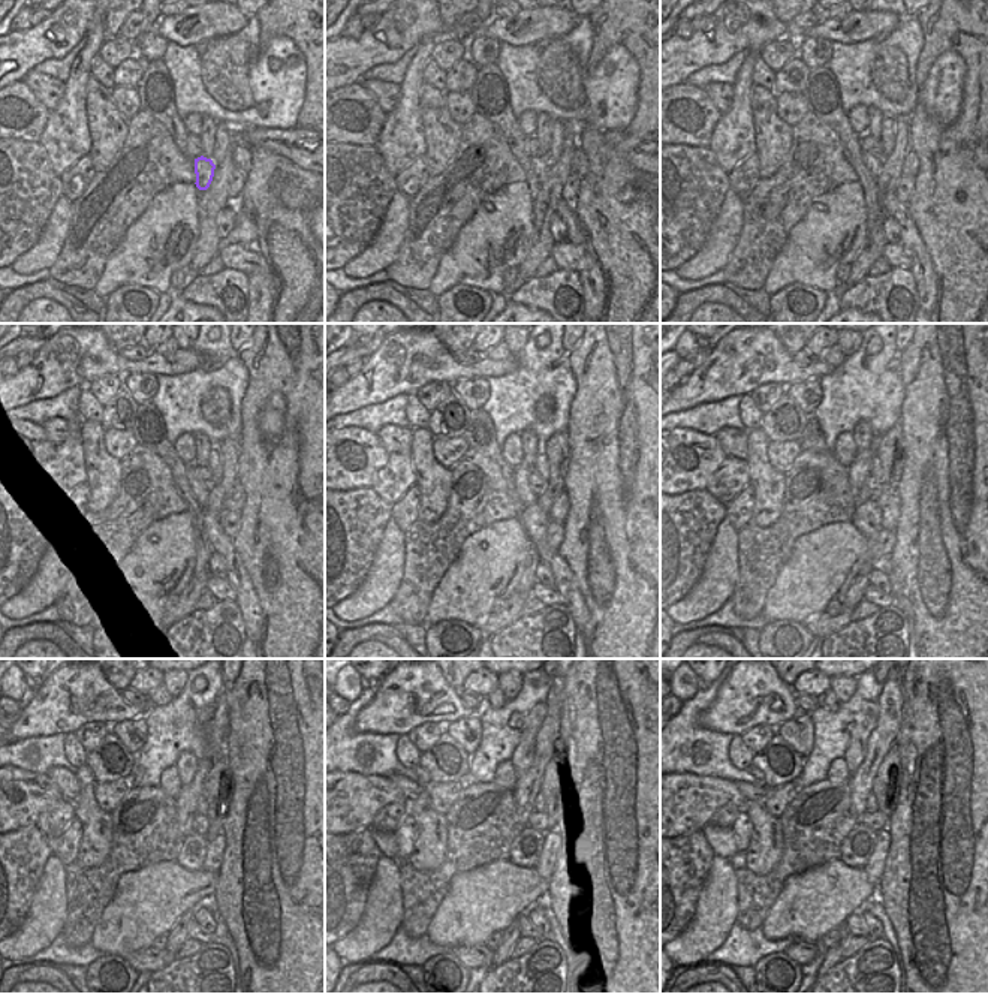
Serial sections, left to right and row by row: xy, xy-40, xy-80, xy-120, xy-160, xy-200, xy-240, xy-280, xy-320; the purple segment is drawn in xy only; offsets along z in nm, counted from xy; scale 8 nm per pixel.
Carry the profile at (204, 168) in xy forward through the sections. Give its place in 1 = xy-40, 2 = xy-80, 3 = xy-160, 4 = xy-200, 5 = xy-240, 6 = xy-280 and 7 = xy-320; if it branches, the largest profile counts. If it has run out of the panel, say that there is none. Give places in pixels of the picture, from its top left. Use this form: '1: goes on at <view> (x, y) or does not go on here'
1: goes on at xy-40 (539, 165)
2: goes on at xy-80 (873, 163)
3: goes on at xy-160 (521, 475)
4: goes on at xy-200 (858, 470)
5: goes on at xy-240 (189, 794)
6: goes on at xy-280 (526, 788)
7: goes on at xy-320 (883, 735)

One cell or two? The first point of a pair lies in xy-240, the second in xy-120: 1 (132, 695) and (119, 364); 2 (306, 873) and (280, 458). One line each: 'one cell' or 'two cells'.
1: two cells
2: one cell

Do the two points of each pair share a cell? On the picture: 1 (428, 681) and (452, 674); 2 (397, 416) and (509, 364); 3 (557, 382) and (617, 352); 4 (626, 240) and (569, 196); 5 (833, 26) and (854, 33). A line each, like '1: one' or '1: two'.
1: two
2: two
3: two
4: two
5: one

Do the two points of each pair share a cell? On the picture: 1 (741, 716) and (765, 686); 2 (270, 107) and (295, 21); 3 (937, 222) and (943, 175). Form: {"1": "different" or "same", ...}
{"1": "same", "2": "different", "3": "same"}

